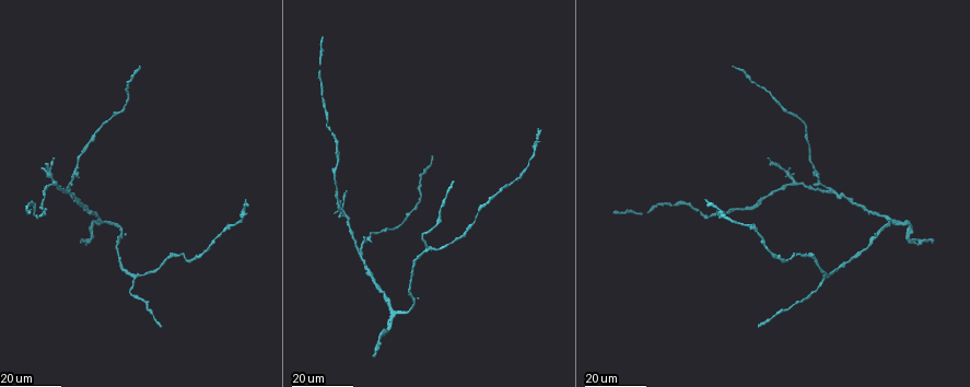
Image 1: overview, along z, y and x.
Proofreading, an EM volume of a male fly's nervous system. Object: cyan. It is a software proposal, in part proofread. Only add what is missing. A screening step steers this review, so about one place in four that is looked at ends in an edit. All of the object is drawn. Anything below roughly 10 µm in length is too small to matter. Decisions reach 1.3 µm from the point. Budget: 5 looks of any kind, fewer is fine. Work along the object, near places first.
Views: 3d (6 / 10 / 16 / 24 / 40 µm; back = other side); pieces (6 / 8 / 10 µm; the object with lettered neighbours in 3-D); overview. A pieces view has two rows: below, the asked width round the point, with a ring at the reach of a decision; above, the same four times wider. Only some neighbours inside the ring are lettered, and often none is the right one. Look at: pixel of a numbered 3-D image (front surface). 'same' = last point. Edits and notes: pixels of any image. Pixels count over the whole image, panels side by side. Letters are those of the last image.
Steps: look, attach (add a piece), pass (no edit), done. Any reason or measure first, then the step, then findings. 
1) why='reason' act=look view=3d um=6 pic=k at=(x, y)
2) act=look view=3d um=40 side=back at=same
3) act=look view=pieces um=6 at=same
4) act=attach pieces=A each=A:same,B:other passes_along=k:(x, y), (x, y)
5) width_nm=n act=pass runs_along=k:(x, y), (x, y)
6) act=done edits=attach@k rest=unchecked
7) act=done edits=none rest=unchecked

why='tapers out' act=look view=3d um=16 pic=1 at=(770, 158)

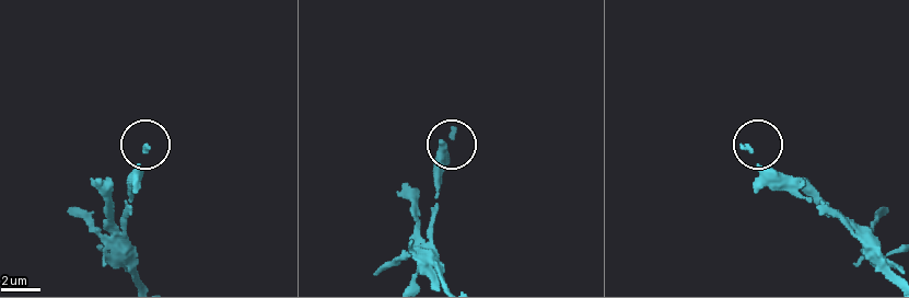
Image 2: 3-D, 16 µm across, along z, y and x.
act=look view=pieces um=6 pic=2 at=(452, 131)

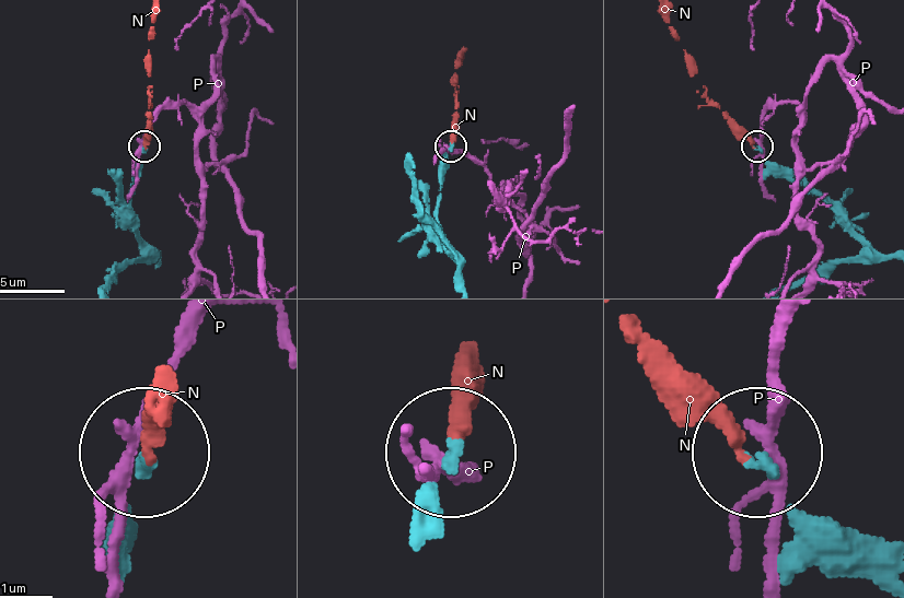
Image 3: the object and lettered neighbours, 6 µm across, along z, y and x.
width_nm=180 act=attach pieces=N each=N:same,P:other passes_along=3:(426, 495), (452, 443), (456, 390) found='it goes on there'

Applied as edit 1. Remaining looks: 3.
act=look view=overview

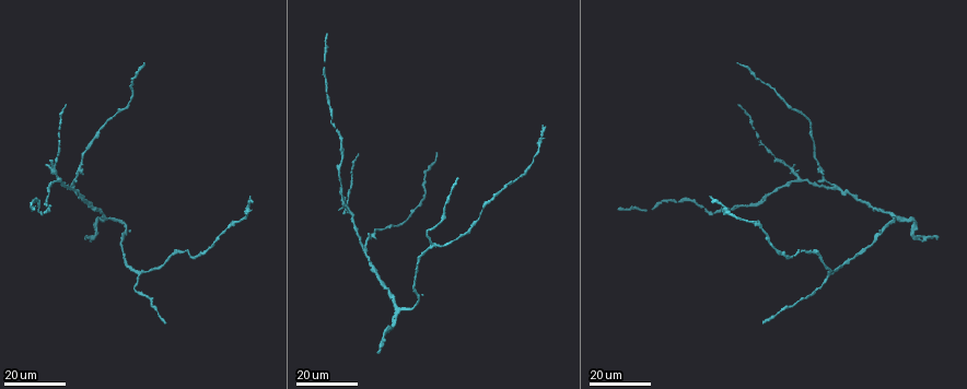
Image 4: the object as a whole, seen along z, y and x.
act=look view=3d um=16 pic=4 at=(761, 321)

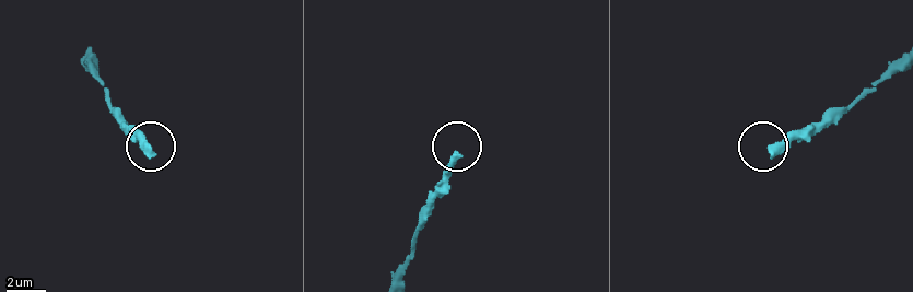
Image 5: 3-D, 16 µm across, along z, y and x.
act=look view=pieces um=6 pic=5 at=(771, 151)

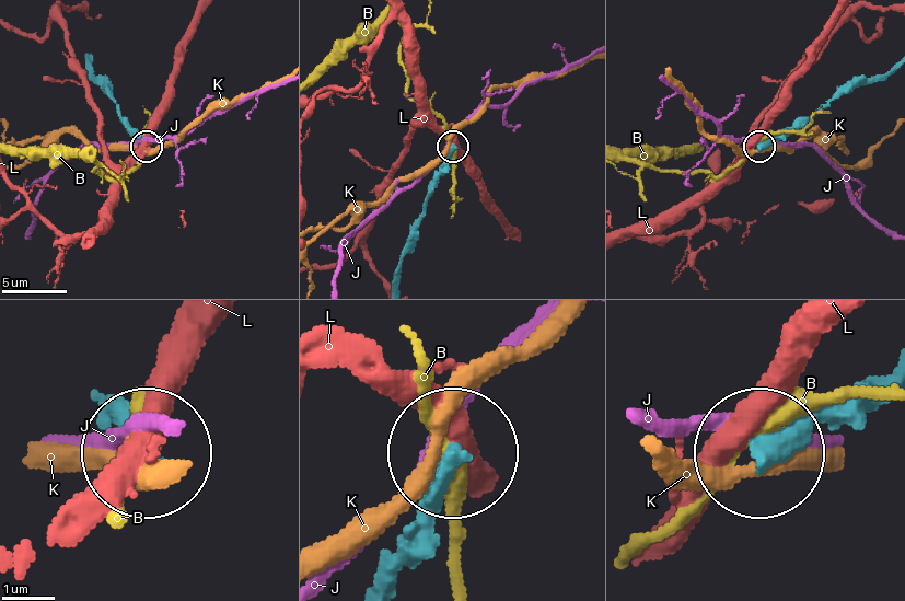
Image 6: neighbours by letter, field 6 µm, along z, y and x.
width_nm=390 act=pass each=B:other,J:other,K:other,L:other found='no lettered piece goes on from it'

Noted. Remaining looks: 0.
act=done edits=attach@3 rest=unchecked

